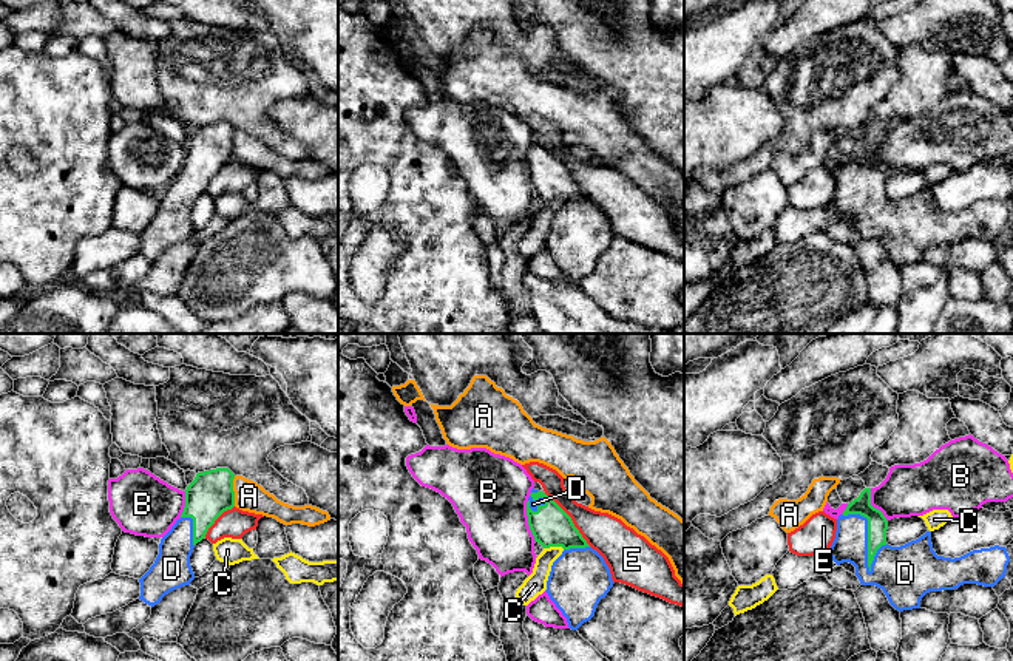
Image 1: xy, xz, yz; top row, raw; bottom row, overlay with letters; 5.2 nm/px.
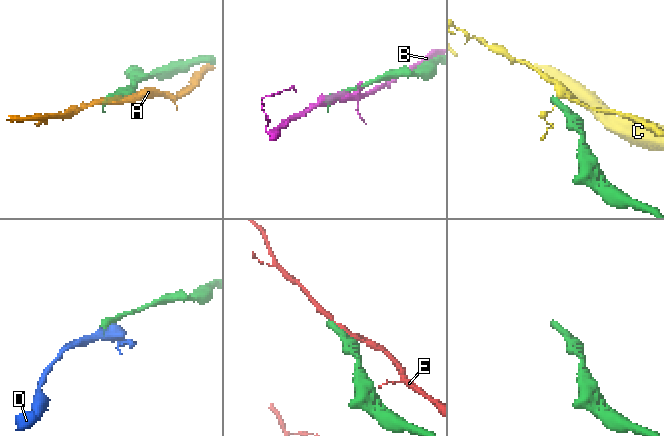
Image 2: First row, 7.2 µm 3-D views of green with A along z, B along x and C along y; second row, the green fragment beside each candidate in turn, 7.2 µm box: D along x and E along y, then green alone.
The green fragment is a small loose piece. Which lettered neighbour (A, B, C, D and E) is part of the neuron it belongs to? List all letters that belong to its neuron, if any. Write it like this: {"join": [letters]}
{"join": ["D"]}

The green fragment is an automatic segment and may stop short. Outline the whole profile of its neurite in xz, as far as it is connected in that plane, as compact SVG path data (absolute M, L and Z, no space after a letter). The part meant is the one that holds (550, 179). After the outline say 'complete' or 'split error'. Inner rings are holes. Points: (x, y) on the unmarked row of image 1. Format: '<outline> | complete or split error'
M531 144L527 170L536 196L544 202L564 202L551 219L545 246L567 272L568 281L578 284L595 270L599 255L613 241L610 222L571 171L545 147Z | split error

